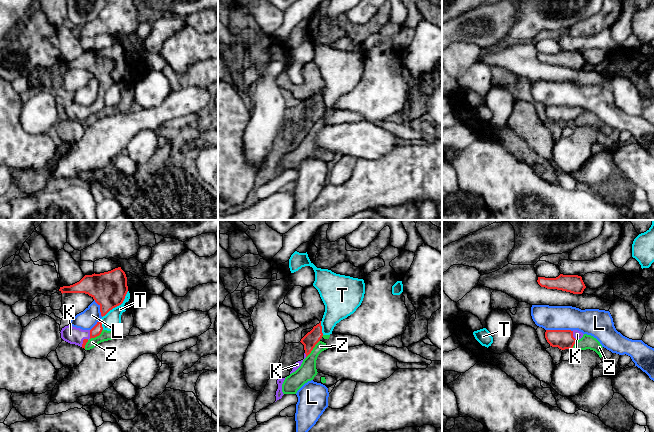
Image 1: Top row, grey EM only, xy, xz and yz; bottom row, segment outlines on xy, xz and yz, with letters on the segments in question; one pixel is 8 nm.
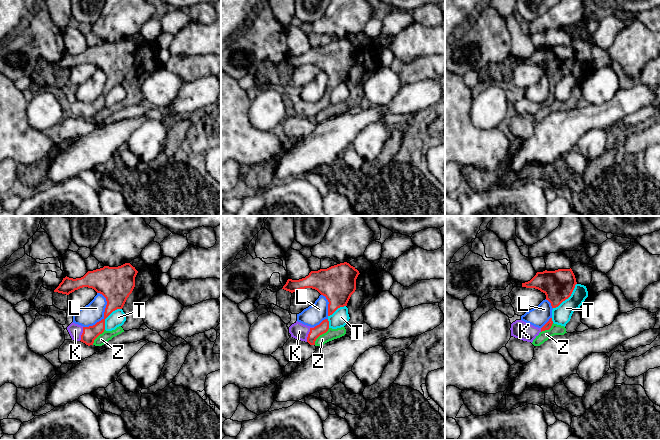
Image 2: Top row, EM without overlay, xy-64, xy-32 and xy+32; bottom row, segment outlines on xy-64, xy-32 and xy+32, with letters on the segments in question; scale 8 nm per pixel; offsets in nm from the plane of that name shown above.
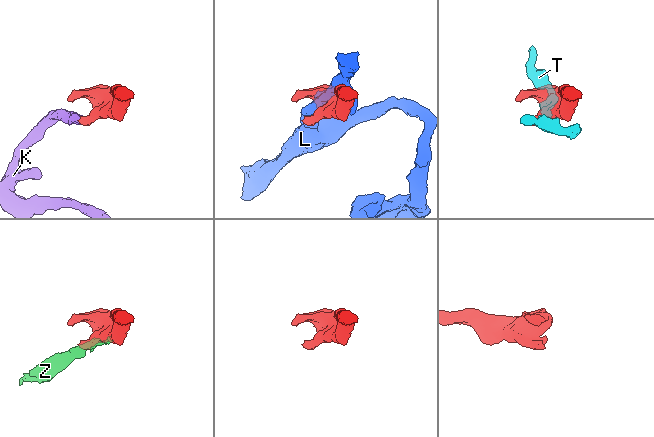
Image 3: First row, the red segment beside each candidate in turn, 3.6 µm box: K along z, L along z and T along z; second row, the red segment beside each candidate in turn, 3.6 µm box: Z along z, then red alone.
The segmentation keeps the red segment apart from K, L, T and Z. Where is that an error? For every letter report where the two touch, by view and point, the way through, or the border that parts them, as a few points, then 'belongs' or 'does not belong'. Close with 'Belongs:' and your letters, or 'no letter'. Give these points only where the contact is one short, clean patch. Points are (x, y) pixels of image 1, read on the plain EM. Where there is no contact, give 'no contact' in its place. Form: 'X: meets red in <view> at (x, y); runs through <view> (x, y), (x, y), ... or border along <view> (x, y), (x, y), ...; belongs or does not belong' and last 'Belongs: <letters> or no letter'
K: meets red in yz at (572, 112); runs through yz (563, 115), (572, 112), (577, 110); belongs
L: meets red in yz at (559, 106); does not belong
T: meets red in xy at (117, 81); does not belong
Z: meets red in xz at (312, 125); does not belong
Belongs: K

